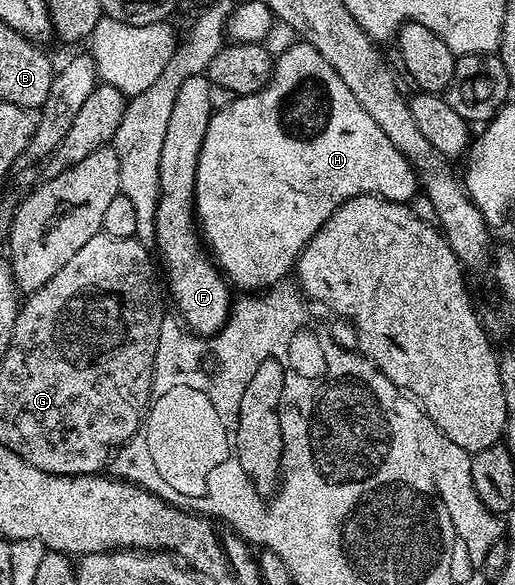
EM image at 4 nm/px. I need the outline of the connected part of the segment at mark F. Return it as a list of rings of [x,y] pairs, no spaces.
[[[208,76],[188,77],[175,95],[171,117],[167,122],[162,154],[159,155],[158,199],[154,213],[155,249],[161,252],[161,261],[169,272],[169,293],[181,312],[180,320],[197,335],[220,333],[231,316],[230,282],[221,278],[222,270],[215,264],[212,256],[209,258],[201,250],[202,242],[199,237],[197,242],[197,237],[193,234],[197,164],[209,120],[213,118],[214,112]]]

